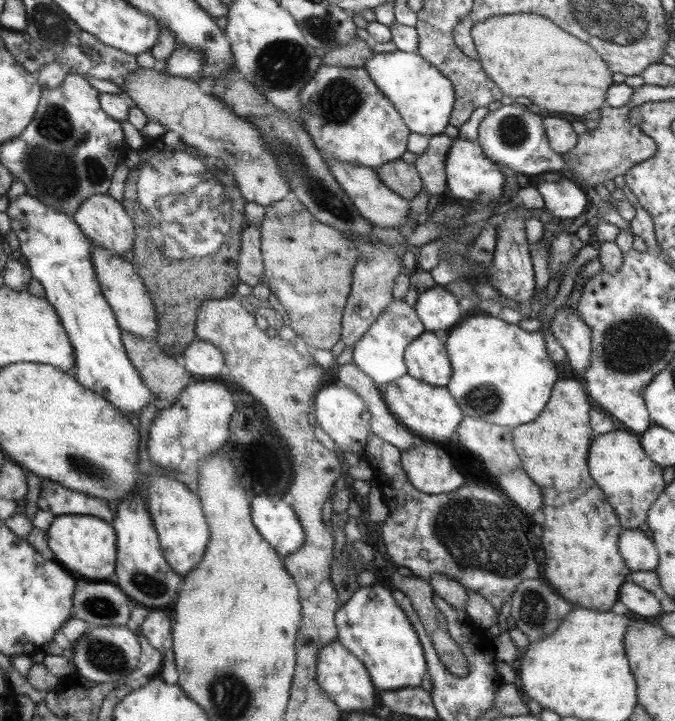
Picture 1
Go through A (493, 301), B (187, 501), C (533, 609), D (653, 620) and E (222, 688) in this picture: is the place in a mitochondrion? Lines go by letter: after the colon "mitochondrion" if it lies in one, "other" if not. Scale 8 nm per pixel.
A: other
B: other
C: mitochondrion
D: other
E: mitochondrion

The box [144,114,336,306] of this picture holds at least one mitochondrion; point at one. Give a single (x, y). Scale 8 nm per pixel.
(189, 204)

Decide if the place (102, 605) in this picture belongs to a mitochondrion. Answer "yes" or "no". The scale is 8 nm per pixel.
yes

